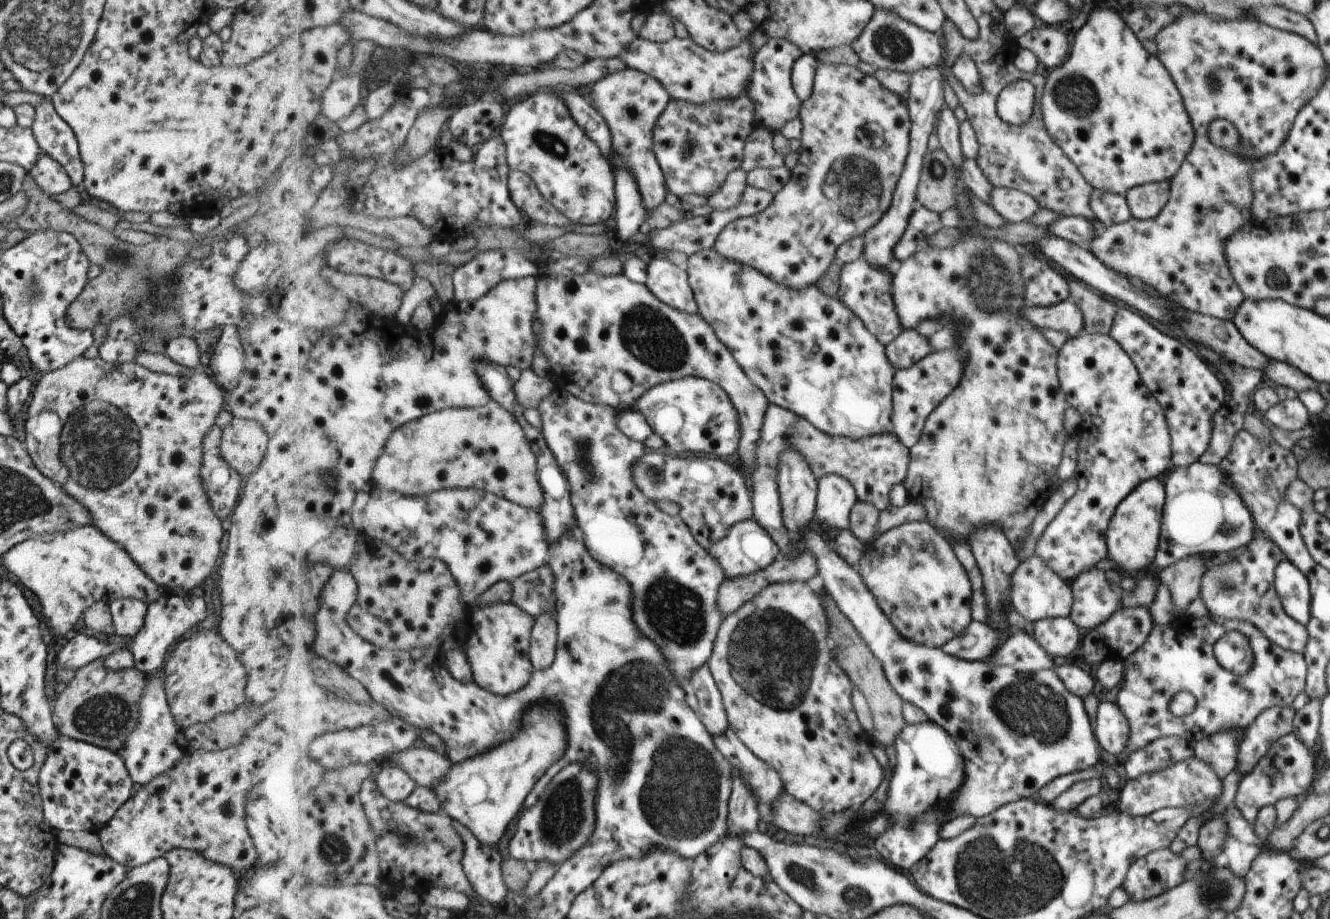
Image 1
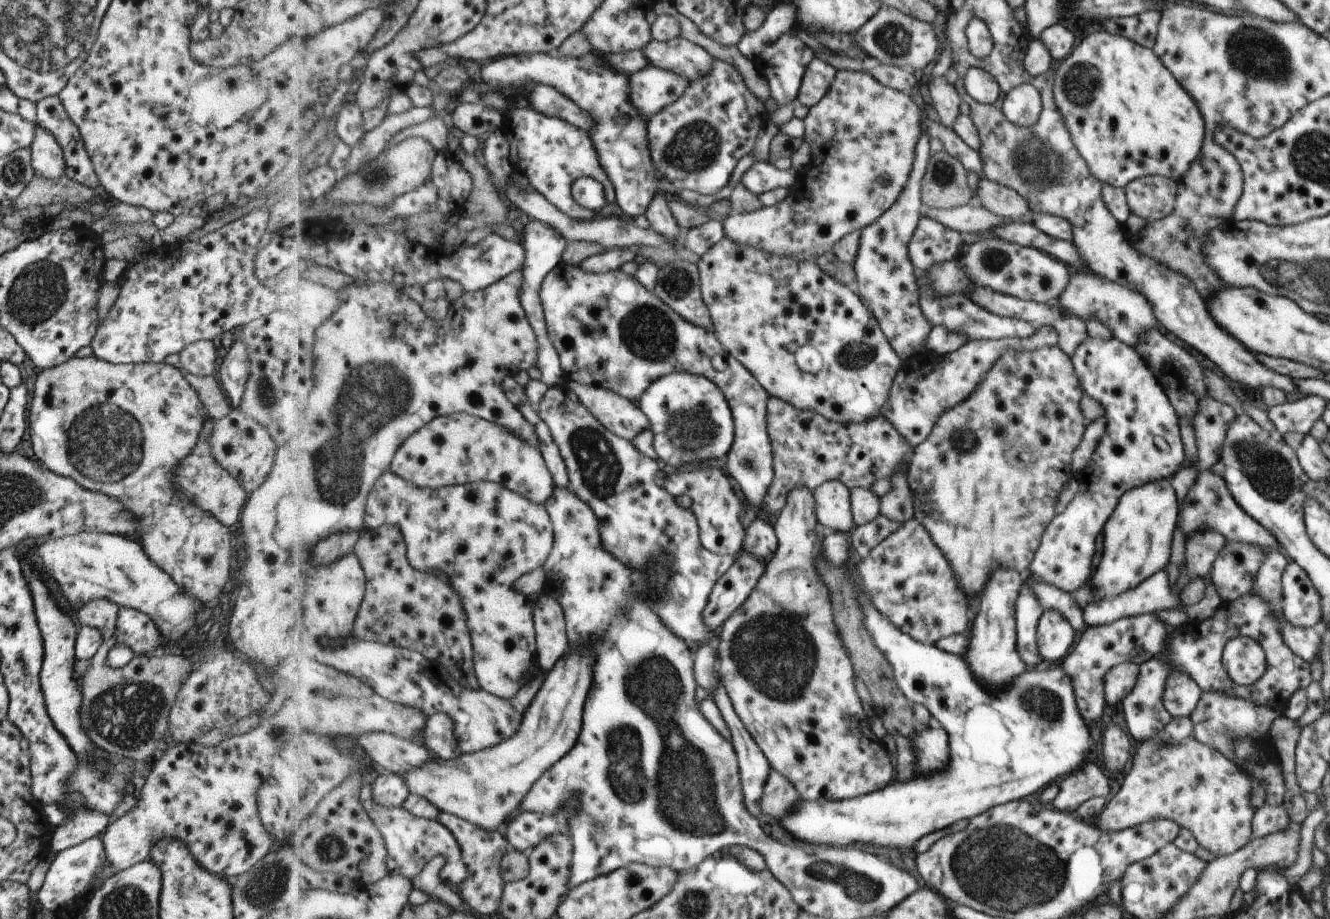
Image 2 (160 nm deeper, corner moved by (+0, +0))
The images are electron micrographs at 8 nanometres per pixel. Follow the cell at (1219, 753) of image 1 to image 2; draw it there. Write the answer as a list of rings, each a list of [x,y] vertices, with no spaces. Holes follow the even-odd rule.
[[[1203,691],[1189,718],[1192,720],[1192,734],[1201,744],[1217,749],[1224,757],[1234,762],[1232,753],[1233,741],[1241,737],[1251,737],[1259,740],[1267,736],[1270,724],[1280,711],[1264,707],[1254,702],[1243,700],[1241,697],[1229,696],[1221,691]]]

